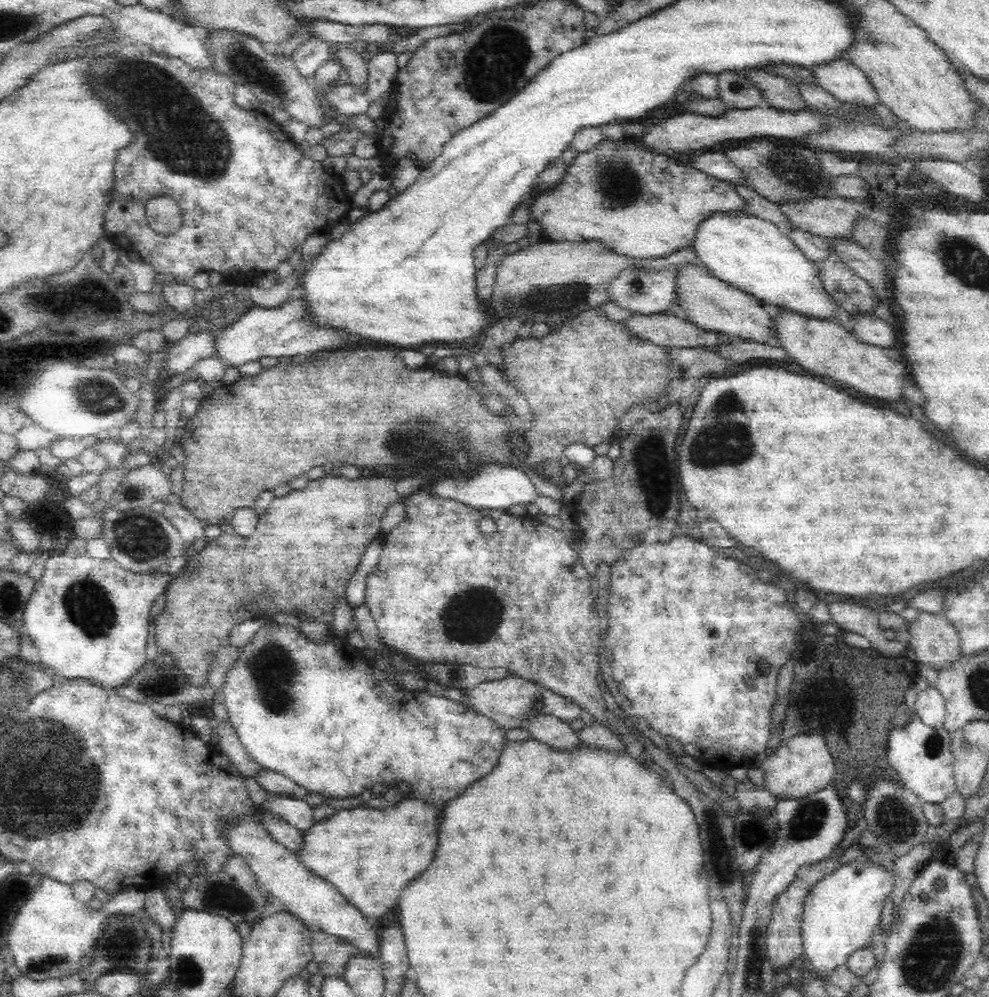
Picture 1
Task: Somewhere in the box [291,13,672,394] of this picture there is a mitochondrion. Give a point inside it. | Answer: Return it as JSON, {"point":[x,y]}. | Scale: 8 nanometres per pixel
{"point":[497,61]}

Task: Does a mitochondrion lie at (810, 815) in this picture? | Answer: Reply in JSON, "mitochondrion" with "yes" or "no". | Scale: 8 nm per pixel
{"mitochondrion":"yes"}

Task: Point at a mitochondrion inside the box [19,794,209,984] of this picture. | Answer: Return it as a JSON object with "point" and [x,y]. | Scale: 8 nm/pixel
{"point":[48,962]}

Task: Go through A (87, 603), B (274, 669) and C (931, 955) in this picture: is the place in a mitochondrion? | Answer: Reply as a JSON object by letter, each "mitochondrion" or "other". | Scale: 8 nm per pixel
{"A":"mitochondrion","B":"mitochondrion","C":"mitochondrion"}

